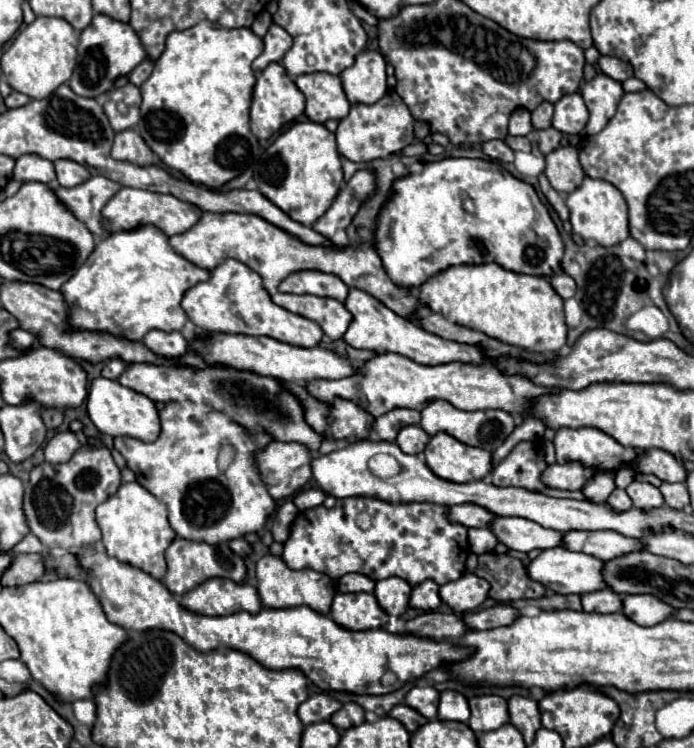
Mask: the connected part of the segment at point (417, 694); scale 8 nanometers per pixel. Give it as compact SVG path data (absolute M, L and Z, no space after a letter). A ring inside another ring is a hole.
M413 687L407 693L405 703L415 711L419 711L423 717L435 719L439 705L439 691L435 687Z

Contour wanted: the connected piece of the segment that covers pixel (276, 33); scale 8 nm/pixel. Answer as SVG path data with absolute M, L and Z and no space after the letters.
M273 23L273 25L269 27L267 35L263 37L263 45L265 45L263 53L253 61L253 69L255 69L255 71L265 69L269 63L281 61L283 55L291 49L293 39L291 39L291 35L289 35L283 27L279 27L279 25Z

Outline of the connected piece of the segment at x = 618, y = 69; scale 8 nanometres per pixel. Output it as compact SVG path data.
M601 55L601 59L599 59L599 69L601 69L605 75L609 75L611 79L621 81L621 83L627 81L629 77L633 77L631 65L627 65L625 61L621 61L621 59L617 59L617 57Z

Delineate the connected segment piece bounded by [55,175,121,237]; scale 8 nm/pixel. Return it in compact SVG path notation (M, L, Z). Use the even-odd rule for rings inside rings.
M95 175L91 179L87 179L85 183L65 189L65 187L55 187L55 193L59 197L61 203L65 203L65 207L69 211L73 211L73 215L83 221L87 225L87 229L93 235L99 237L107 237L109 233L103 227L103 219L101 219L101 211L103 205L107 205L107 201L121 189L119 183Z

